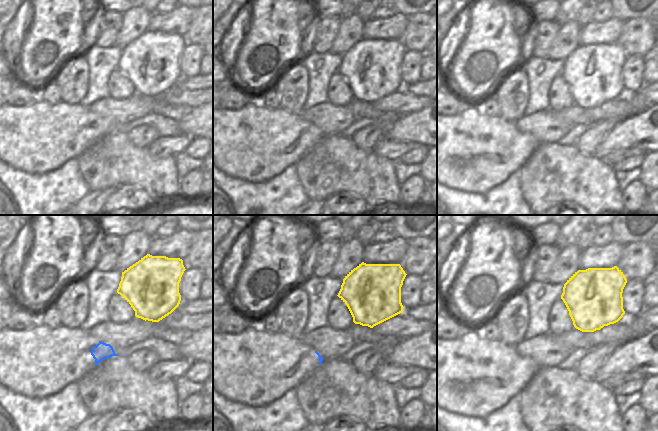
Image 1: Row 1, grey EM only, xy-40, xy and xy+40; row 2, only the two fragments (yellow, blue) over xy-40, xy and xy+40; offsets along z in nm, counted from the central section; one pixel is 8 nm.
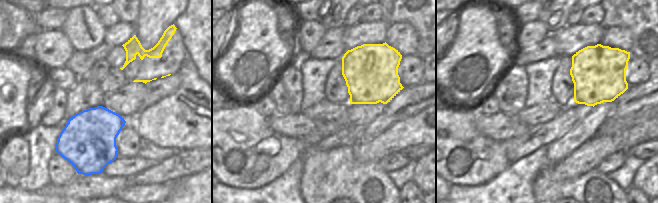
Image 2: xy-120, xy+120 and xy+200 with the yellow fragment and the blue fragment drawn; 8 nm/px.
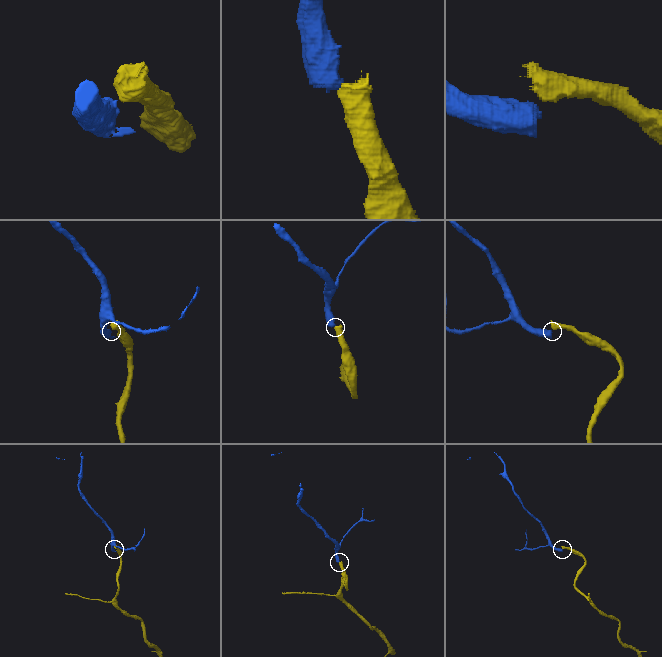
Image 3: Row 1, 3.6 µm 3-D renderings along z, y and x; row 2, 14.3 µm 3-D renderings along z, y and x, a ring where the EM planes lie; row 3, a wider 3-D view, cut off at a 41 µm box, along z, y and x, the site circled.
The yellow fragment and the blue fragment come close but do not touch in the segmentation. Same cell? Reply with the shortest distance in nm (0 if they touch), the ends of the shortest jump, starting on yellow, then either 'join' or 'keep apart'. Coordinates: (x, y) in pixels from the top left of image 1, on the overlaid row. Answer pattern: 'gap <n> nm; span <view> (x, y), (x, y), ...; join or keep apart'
gap 320 nm; span xy-40 (136, 316), (109, 344); join

